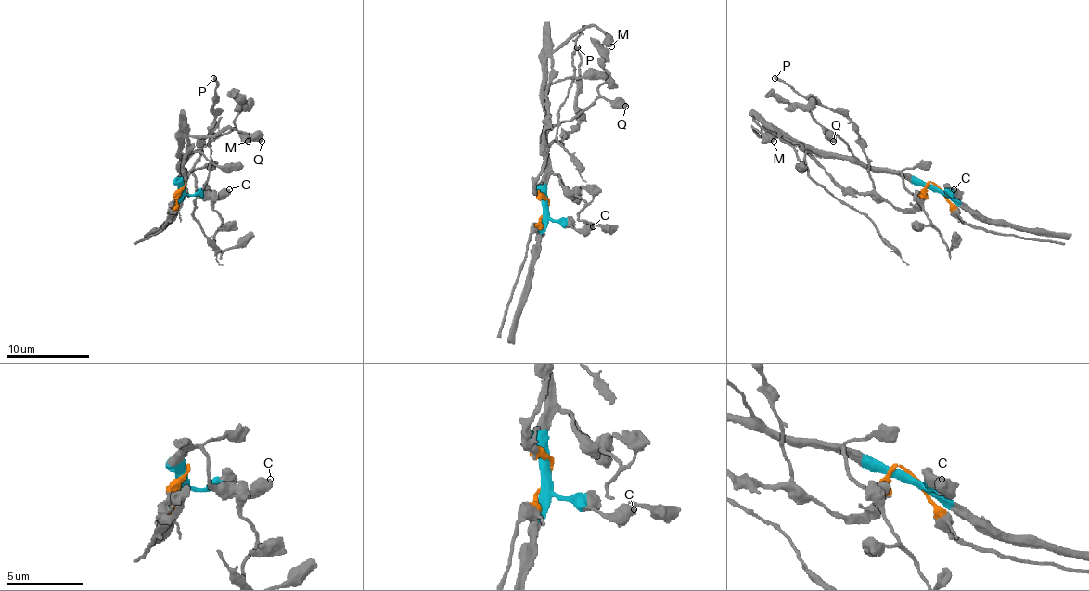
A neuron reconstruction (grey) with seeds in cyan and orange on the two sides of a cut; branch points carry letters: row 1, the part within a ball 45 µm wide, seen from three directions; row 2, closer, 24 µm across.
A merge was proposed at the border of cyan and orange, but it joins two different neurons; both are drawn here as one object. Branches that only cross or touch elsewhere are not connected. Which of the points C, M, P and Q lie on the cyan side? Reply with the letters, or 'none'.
C, M, Q

